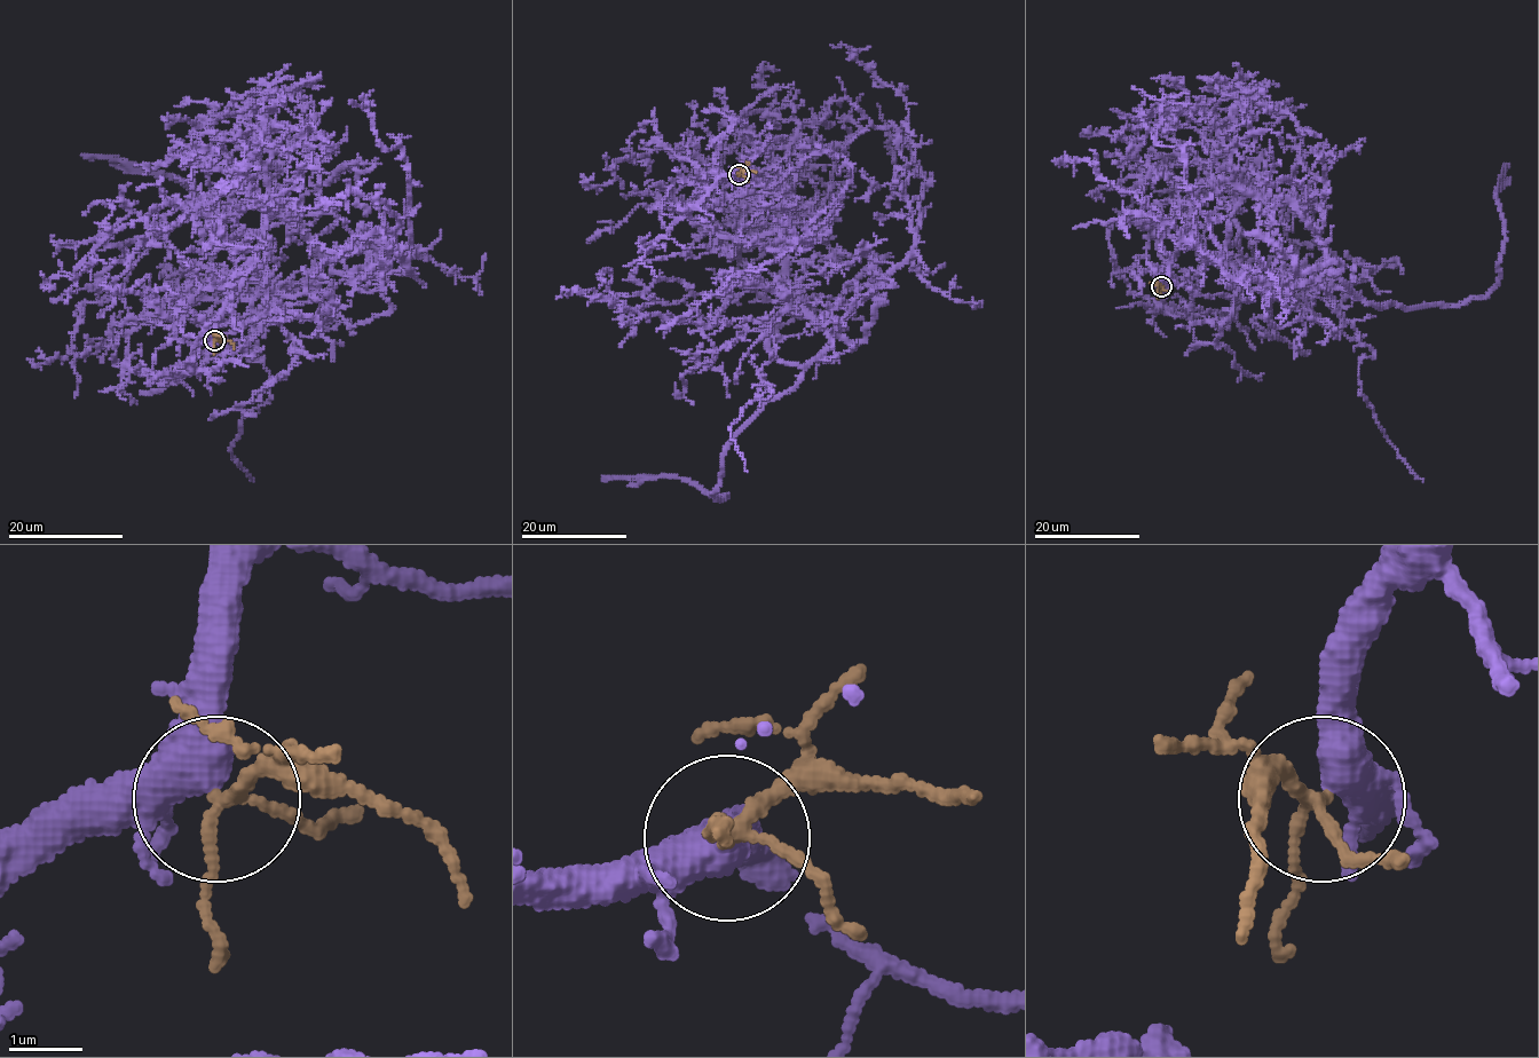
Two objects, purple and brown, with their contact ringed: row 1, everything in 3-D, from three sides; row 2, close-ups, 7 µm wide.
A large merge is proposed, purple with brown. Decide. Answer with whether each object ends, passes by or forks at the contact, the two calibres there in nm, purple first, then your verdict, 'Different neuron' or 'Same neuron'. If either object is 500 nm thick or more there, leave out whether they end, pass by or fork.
At the ring purple forks. At the ring brown forks. Thickness 400 nm (purple) against 140 nm. Same neuron

